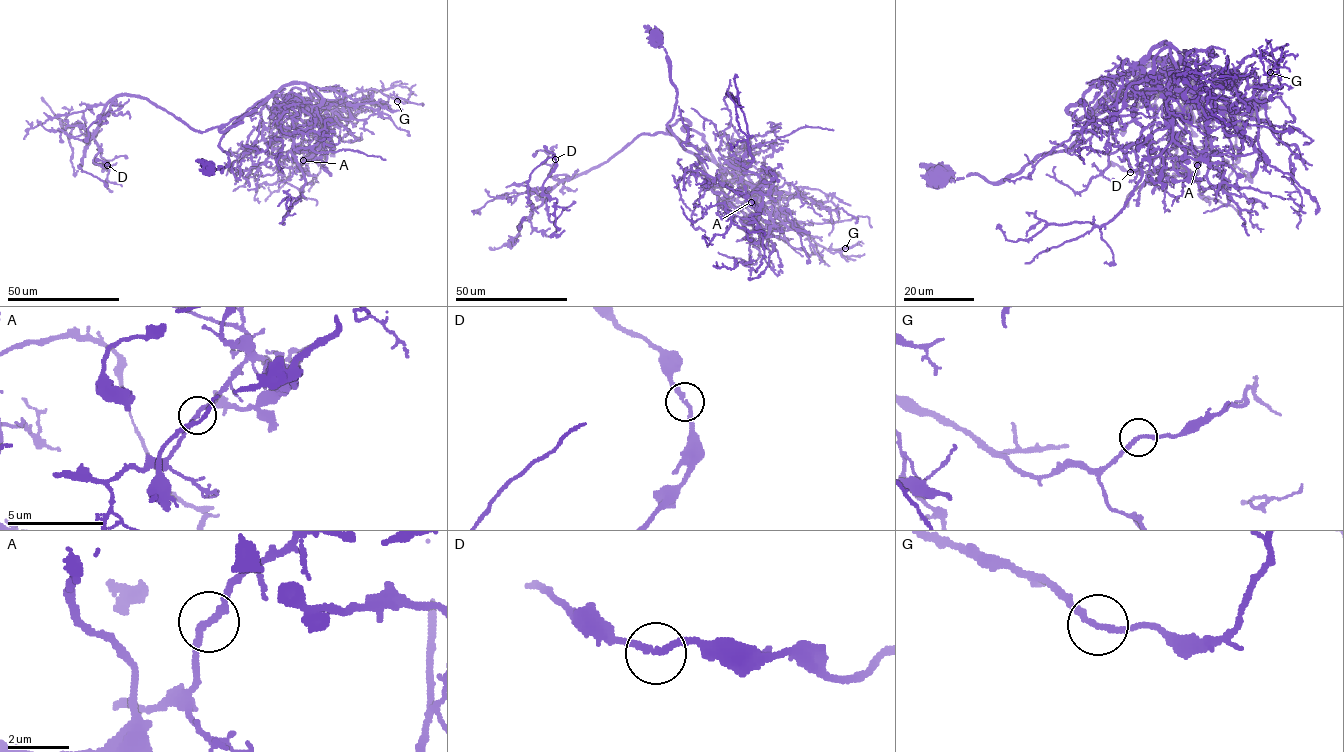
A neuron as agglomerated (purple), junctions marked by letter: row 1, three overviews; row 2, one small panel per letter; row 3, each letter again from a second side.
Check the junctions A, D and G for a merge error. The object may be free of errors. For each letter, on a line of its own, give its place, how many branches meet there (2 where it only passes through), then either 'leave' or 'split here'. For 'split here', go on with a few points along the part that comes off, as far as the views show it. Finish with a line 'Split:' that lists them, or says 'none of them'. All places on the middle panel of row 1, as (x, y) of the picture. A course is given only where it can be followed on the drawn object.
A: at (751, 202); 2 branches meet; split here; foreign part runs (751, 202), (762, 238), (769, 212), (737, 164), (752, 155), (720, 133)
D: at (555, 159); 2 branches meet; leave
G: at (845, 248); 2 branches meet; leave
Split: A

